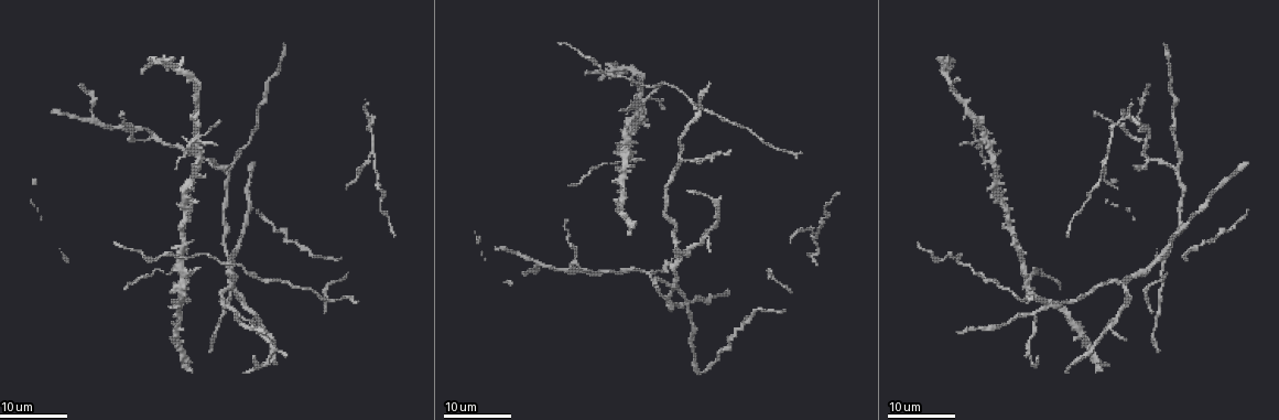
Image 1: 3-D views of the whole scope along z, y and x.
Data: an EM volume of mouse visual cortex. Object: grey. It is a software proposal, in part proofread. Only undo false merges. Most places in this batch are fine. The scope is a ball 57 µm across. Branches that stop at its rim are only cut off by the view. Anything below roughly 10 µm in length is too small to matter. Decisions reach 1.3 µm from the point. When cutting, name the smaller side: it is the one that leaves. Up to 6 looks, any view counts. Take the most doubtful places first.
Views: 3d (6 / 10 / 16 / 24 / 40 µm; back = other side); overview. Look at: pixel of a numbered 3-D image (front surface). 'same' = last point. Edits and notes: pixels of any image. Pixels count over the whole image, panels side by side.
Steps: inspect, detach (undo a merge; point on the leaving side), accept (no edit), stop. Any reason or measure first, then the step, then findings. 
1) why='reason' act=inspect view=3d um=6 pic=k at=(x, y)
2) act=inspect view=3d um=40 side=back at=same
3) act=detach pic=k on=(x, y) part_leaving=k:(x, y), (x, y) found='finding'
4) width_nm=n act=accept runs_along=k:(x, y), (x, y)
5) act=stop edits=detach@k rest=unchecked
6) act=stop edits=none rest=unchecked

act=inspect view=3d um=24 pic=1 at=(1028, 277)

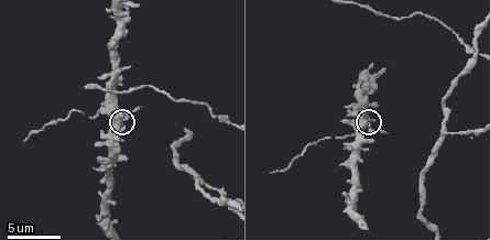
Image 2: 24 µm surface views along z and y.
why='zoom in' act=inspect view=3d um=10 at=same

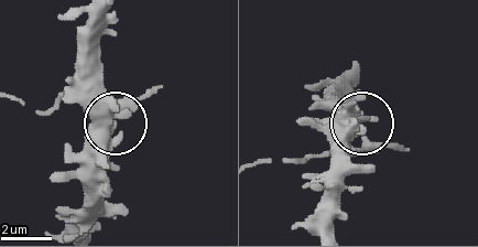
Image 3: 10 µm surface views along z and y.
width_nm=450 act=accept found='one cell here'

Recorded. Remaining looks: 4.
act=inspect view=3d um=24 pic=1 at=(1162, 256)

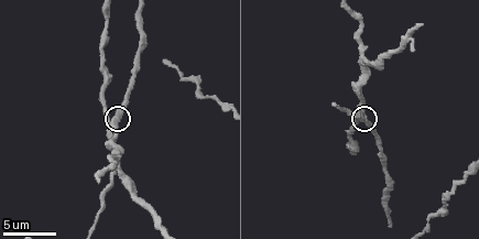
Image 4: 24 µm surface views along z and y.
act=inspect view=3d um=6 pic=4 at=(114, 118)

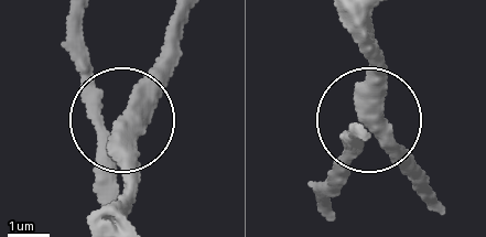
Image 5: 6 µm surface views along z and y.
side_arm_um=55 act=accept runs_along=5:(371, 17), (371, 122), (428, 182) found='one cell here'

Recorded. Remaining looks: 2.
why='arms part here' act=inspect view=3d um=6 pic=2 at=(446, 132)

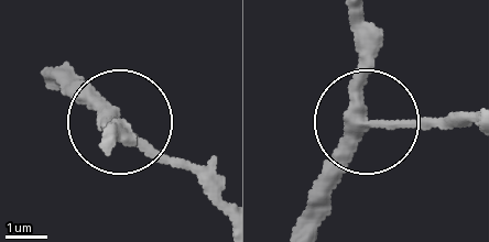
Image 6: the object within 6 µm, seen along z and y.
side_arm_um=14 act=accept runs_along=6:(49, 69), (203, 182) found='continuous, no second cell'

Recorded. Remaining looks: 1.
act=stop edits=none rest=unchecked

